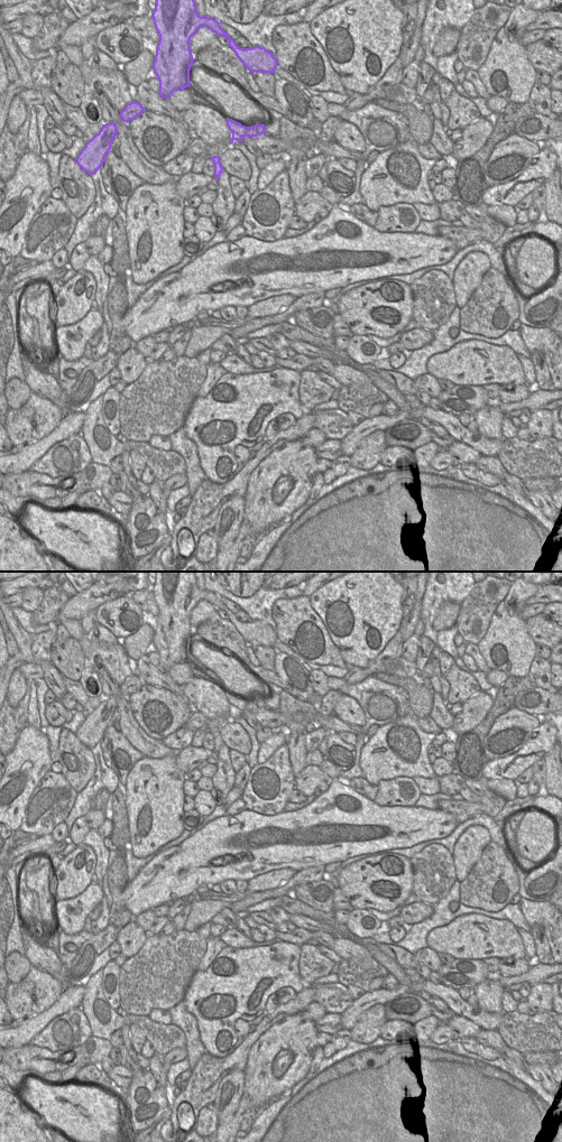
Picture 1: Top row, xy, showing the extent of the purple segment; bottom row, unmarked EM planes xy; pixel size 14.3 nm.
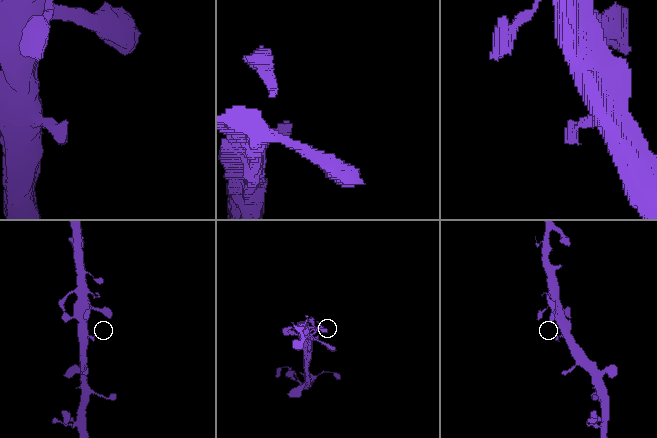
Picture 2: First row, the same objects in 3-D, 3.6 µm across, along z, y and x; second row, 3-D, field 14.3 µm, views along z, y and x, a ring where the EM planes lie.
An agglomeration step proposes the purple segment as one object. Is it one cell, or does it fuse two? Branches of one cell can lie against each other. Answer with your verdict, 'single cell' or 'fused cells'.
single cell

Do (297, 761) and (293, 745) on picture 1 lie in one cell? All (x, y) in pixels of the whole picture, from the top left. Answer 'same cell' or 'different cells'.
same cell

